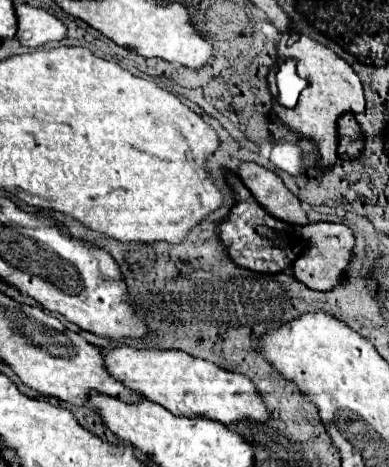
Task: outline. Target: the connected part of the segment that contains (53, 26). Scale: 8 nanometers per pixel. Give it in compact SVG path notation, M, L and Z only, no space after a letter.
M28 4L16 6L18 32L16 40L22 46L38 48L48 42L58 42L66 36L66 26L42 8L32 8Z

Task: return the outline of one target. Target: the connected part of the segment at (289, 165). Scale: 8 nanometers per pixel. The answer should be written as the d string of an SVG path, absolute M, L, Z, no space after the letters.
M278 144L278 146L274 146L274 148L272 148L272 154L270 154L270 162L272 162L276 168L280 168L280 170L292 174L292 176L304 172L302 152L300 152L300 148L294 146L294 144Z

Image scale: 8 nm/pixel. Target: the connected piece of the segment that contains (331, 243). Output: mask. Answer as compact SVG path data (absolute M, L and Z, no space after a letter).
M316 222L316 224L308 224L308 226L296 226L294 228L294 236L300 240L306 240L308 250L304 248L304 252L300 254L300 258L296 258L292 262L292 276L296 276L296 280L300 280L302 284L306 284L312 290L328 290L334 284L338 284L338 280L342 278L342 272L346 270L350 258L352 258L352 248L354 248L354 236L352 230L344 224L328 224L328 222Z

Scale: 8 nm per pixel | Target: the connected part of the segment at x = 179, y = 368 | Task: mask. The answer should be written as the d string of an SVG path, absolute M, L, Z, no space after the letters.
M120 344L116 348L102 348L102 360L112 378L120 380L128 390L140 392L144 398L158 402L172 414L186 418L210 418L226 426L244 418L264 422L270 418L262 404L256 386L242 374L224 372L216 364L200 358L192 358L182 350L160 348L134 348Z

